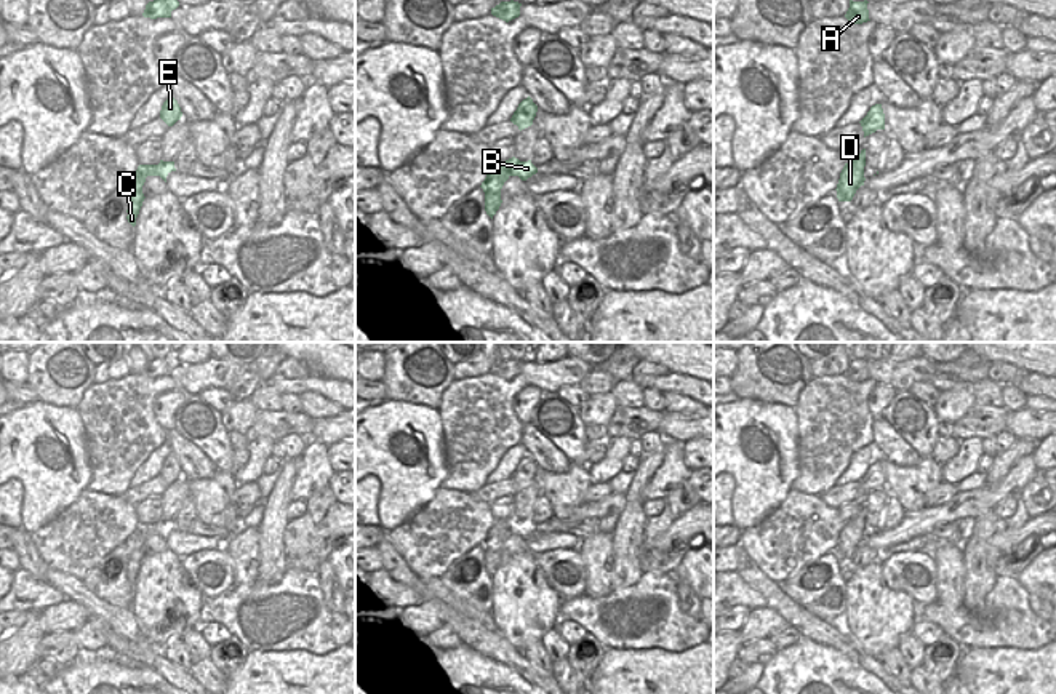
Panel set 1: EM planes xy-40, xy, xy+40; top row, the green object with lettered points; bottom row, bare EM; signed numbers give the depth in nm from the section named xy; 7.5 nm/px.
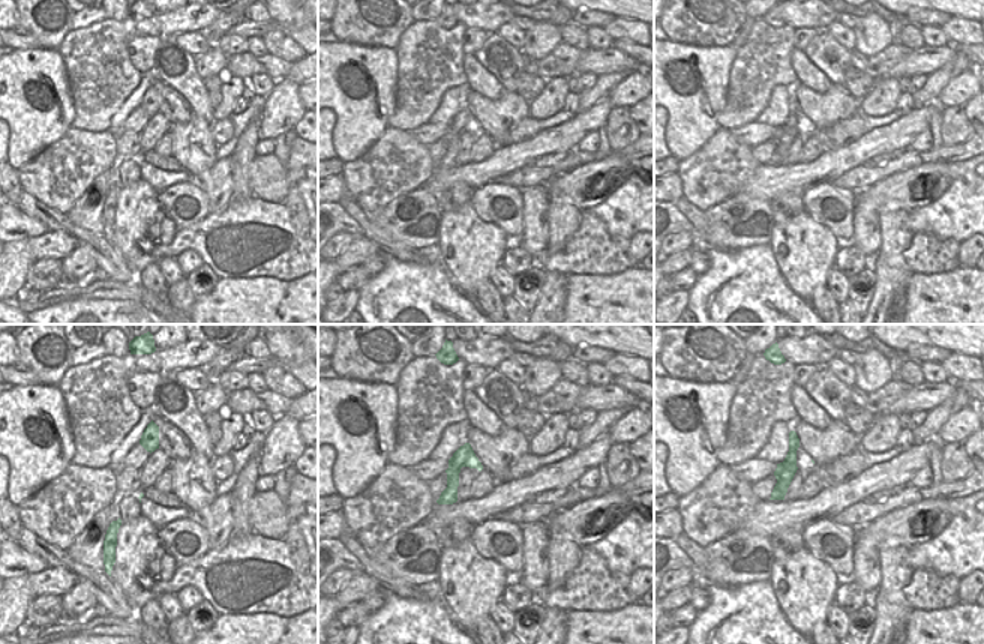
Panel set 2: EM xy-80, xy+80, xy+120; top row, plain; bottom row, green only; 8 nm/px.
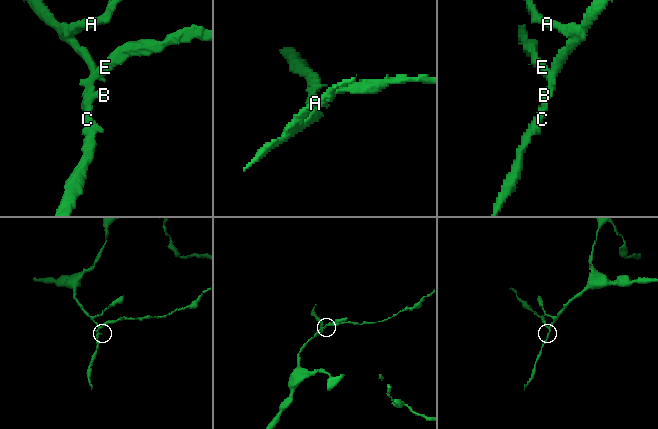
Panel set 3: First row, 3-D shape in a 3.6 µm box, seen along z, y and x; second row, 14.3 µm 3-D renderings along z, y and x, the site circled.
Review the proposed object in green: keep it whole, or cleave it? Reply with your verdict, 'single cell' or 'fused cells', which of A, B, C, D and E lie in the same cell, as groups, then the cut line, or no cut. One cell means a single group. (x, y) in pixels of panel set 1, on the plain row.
single cell; groups A B C D E; cut none

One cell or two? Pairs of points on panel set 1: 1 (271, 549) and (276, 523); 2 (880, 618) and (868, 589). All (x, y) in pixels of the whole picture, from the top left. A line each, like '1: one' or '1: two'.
1: one
2: one

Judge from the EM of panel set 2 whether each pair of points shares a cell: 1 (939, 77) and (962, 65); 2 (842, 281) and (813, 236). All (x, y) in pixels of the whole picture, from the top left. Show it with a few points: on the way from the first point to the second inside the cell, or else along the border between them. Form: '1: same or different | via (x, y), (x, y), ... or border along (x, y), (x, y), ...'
1: same | via (945, 72), (956, 65)
2: different | border along (833, 266), (825, 285)

